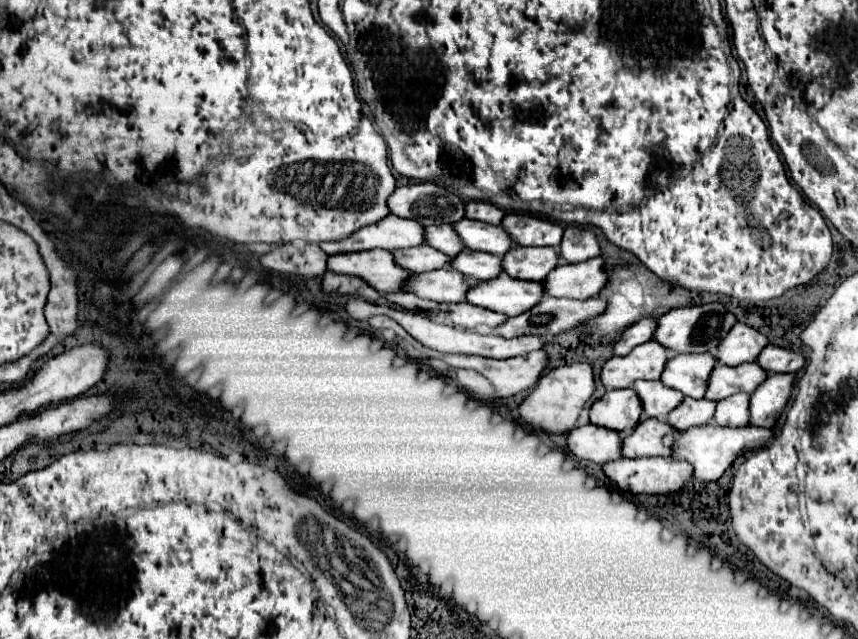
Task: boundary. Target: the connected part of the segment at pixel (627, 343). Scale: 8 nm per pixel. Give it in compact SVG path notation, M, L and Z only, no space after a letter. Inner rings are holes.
M644 318L636 324L632 324L630 328L624 330L624 334L620 336L620 340L614 344L614 354L616 356L626 356L632 348L648 342L654 338L654 318Z

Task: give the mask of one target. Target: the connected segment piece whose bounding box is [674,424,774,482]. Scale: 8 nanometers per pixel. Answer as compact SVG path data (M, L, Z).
M704 424L698 428L690 428L682 432L682 436L674 442L674 458L686 460L694 466L694 478L712 482L718 480L728 466L736 458L740 458L746 452L756 452L762 446L768 444L768 440L774 438L772 428L758 428L758 426L742 426L742 428L722 428L714 424Z

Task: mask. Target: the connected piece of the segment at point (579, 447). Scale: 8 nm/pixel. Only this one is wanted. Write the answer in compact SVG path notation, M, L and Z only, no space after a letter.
M576 426L568 436L568 448L578 460L606 464L622 458L622 434L604 426Z

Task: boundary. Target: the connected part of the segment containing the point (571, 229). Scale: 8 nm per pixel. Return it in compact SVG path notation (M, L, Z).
M566 226L564 238L560 244L560 256L564 262L576 264L576 262L596 258L600 254L602 254L600 242L592 230L586 230L586 228L578 230L576 226Z

